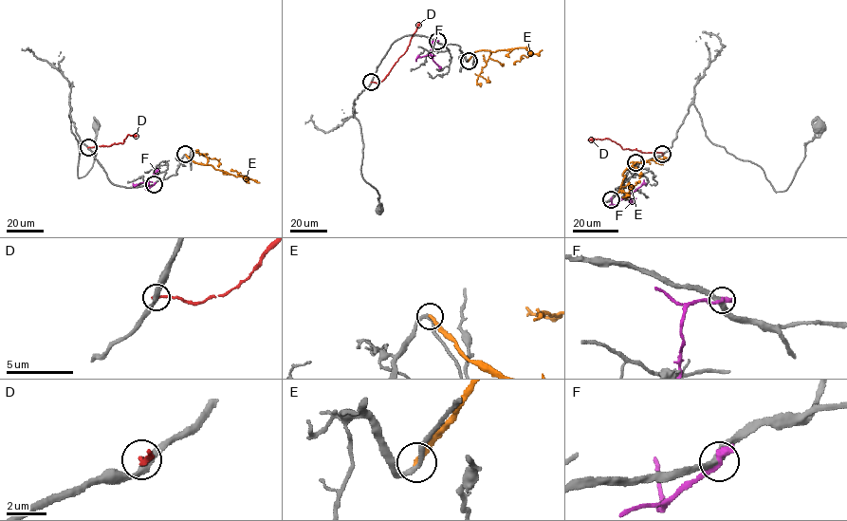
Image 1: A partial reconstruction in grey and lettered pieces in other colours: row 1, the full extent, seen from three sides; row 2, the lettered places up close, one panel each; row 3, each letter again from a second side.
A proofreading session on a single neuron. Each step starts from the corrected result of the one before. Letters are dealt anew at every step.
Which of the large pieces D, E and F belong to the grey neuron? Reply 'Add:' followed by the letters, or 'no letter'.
Add: E

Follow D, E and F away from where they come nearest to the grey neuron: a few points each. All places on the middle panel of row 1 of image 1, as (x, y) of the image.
D: (371, 82), (384, 79), (406, 50), (420, 22)
E: (469, 61), (480, 50), (494, 52), (525, 47), (532, 52), (527, 57), (522, 55), (520, 61), (514, 65)
F: (437, 41), (432, 43), (431, 54), (441, 67)

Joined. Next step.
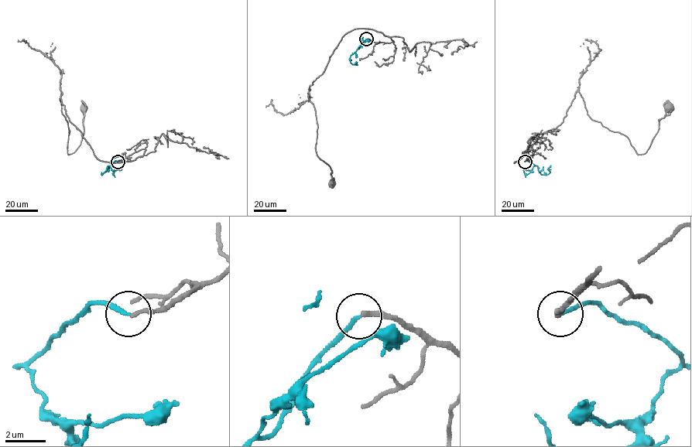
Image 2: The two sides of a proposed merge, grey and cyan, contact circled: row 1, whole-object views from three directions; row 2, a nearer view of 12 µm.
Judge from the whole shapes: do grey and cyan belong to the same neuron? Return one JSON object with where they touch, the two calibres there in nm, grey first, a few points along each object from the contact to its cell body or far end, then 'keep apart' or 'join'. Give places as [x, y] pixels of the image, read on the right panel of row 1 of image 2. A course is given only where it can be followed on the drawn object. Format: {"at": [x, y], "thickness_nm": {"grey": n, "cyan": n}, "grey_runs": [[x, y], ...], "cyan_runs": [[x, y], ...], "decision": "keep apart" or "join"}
{"at": [525, 162], "thickness_nm": {"grey": 200, "cyan": 170}, "grey_runs": [[524, 162], [528, 149], [514, 162], [563, 121], [577, 91], [592, 119], [625, 134], [638, 154], [669, 109]], "cyan_runs": [[524, 162], [536, 165], [542, 175], [549, 172], [548, 168], [550, 165]], "decision": "keep apart"}

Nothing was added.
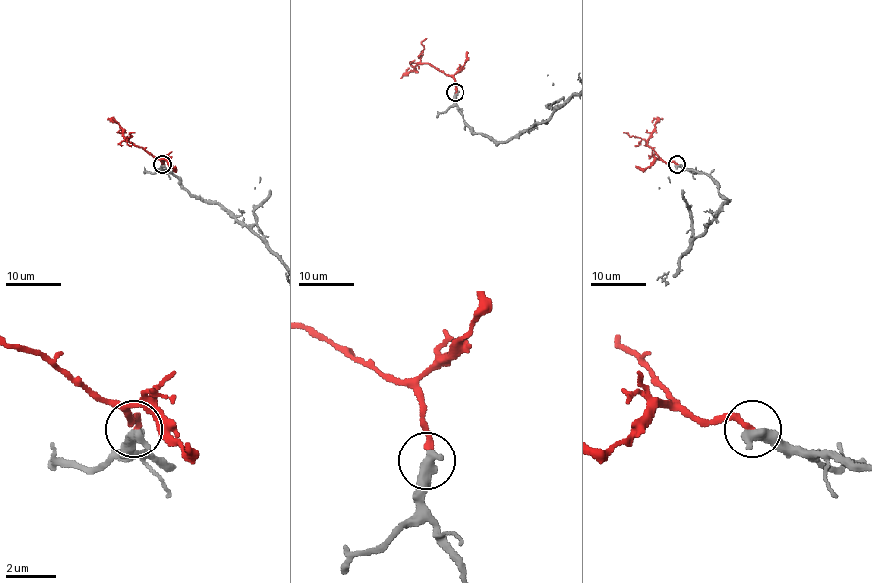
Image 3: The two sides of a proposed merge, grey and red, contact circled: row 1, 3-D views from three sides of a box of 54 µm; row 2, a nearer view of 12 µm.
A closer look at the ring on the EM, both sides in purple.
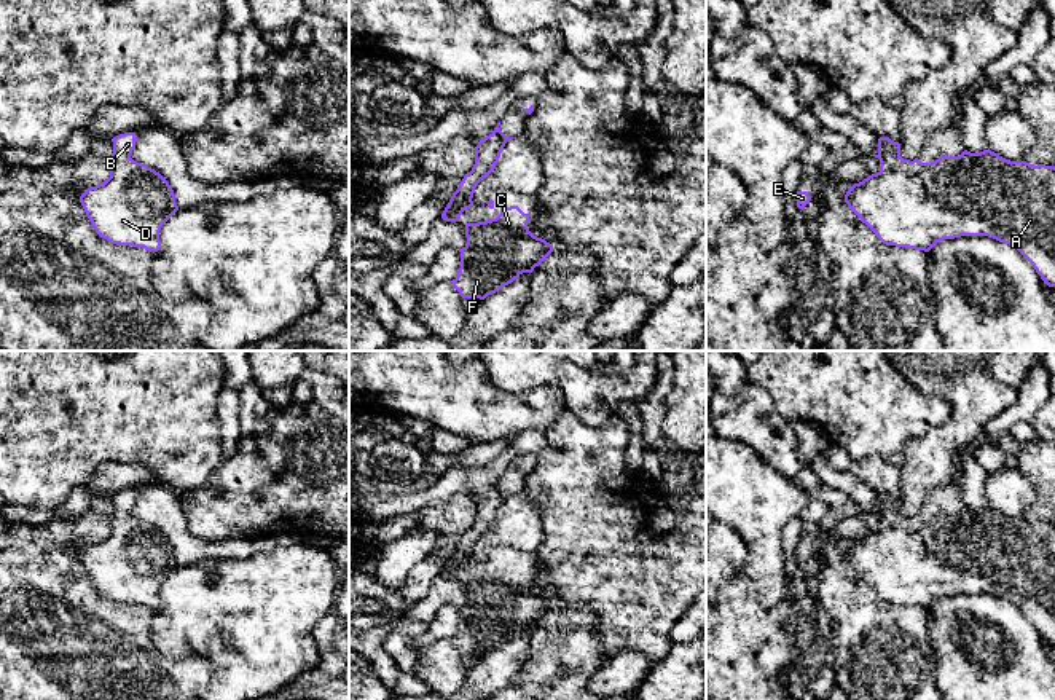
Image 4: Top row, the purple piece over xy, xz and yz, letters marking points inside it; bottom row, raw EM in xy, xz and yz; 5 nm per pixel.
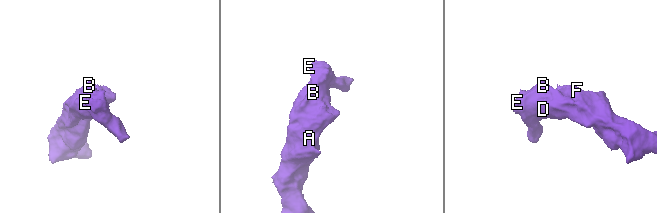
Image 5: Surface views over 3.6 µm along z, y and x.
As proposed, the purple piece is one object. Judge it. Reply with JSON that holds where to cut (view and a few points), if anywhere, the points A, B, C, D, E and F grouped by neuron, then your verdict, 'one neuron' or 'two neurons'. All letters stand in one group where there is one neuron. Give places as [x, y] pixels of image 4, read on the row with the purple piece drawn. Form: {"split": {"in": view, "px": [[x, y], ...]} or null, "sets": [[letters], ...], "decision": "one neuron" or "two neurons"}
{"split": null, "sets": [["A", "B", "C", "D", "E", "F"]], "decision": "one neuron"}

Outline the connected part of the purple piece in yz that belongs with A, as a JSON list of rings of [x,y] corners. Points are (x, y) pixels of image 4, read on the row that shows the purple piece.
[[[880,137],[878,153],[870,156],[880,159],[880,171],[869,175],[862,182],[854,183],[846,191],[845,203],[861,218],[861,222],[877,234],[883,244],[929,252],[937,242],[943,239],[955,239],[961,236],[988,236],[1017,249],[1033,265],[1044,284],[1055,287],[1055,166],[1034,166],[1026,161],[1010,161],[991,151],[990,148],[980,153],[971,153],[964,150],[959,156],[940,156],[932,163],[921,163],[920,159],[910,161],[900,156],[900,144],[891,140],[889,137]]]

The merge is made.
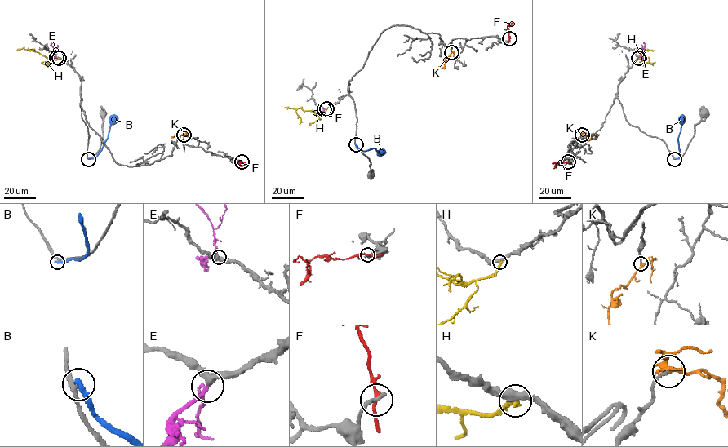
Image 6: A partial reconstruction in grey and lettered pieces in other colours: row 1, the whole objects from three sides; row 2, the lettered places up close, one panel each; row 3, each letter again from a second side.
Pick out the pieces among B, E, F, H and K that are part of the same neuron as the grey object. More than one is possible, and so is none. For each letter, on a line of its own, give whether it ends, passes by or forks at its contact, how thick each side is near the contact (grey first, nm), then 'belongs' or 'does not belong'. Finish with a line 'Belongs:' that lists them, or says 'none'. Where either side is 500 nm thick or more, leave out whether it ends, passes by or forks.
B: it ends there; 200 nm thick on the grey side, 280 nm on the other; does not belong
E: it forks there; 360 nm thick on the grey side, 160 nm on the other; belongs
F: it passes by; 320 nm thick on the grey side, 190 nm on the other; does not belong
H: it ends there; 400 nm thick on the grey side, 280 nm on the other; does not belong
K: it passes by; 170 nm thick on the grey side, 200 nm on the other; belongs
Belongs: E, K

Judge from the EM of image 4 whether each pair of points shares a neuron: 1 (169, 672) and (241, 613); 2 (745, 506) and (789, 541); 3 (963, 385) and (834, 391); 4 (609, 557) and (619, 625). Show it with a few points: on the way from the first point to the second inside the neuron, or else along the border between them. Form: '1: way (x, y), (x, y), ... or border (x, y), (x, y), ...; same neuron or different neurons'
1: border (155, 641), (168, 657), (203, 654), (211, 680); different neurons
2: border (797, 515), (783, 530), (784, 573); different neurons
3: border (893, 367), (918, 389), (939, 396), (949, 405); different neurons
4: way (619, 574), (619, 608); same neuron

